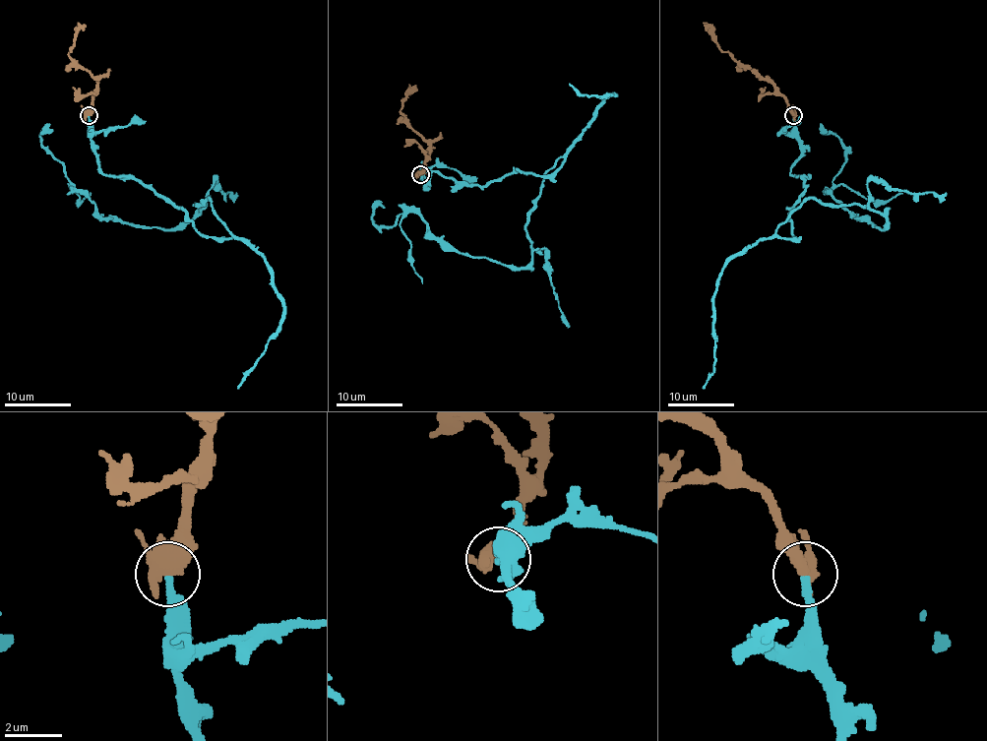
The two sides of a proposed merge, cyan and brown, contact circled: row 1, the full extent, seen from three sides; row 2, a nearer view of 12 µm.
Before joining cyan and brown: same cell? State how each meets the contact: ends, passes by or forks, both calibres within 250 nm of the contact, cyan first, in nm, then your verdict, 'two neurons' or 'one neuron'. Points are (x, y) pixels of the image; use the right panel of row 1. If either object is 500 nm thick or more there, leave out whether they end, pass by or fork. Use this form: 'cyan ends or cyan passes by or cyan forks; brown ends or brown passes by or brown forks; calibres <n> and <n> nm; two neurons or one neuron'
calibres 240 and 500 nm; one neuron

